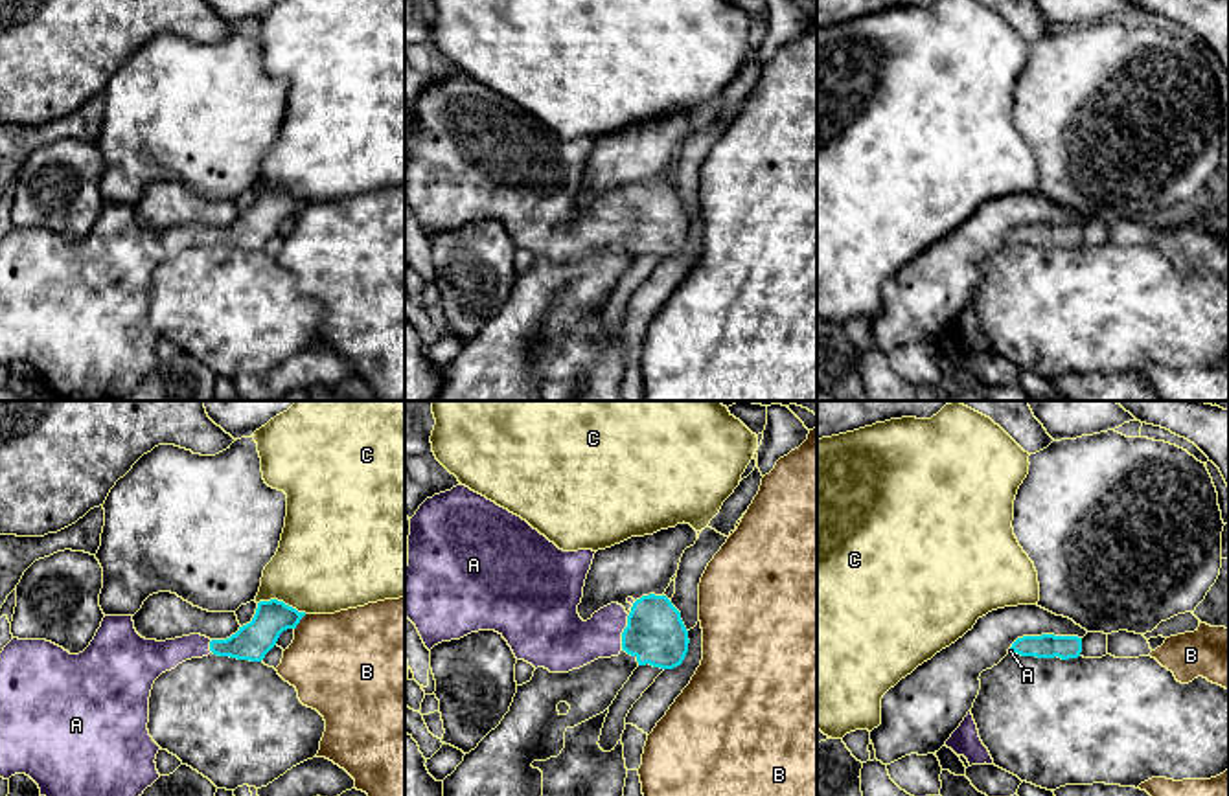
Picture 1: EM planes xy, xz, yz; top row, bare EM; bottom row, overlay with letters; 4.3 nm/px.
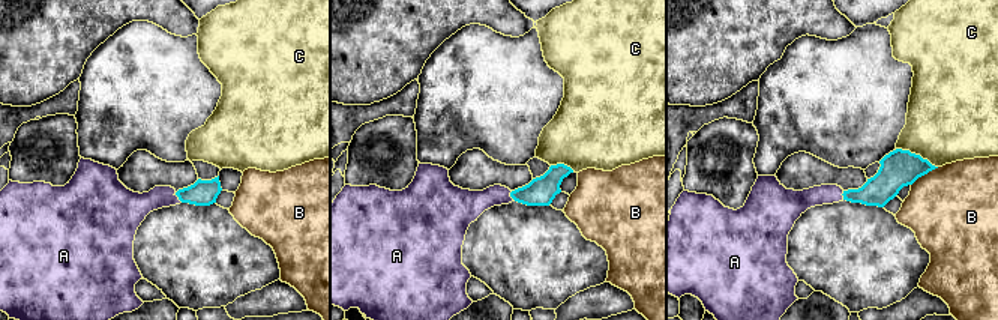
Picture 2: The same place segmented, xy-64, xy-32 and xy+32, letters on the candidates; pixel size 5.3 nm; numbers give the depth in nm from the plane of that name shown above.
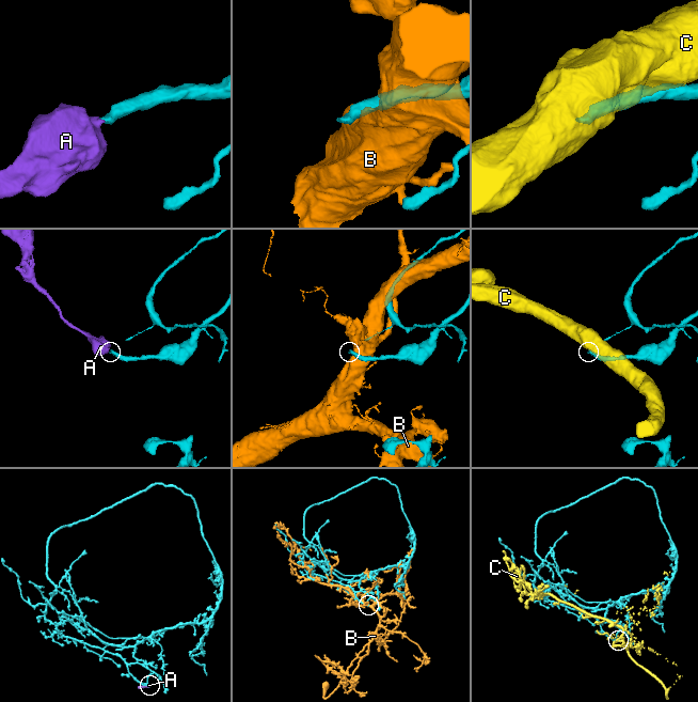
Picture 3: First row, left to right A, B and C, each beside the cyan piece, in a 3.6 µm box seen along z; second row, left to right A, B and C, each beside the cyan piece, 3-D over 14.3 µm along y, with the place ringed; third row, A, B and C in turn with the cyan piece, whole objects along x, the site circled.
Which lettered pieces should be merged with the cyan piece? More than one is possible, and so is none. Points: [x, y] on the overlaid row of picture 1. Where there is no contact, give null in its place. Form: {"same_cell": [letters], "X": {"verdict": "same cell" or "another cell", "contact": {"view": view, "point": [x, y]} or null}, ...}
{"same_cell": ["A"], "A": {"verdict": "same cell", "contact": {"view": "xz", "point": [624, 631]}}, "B": {"verdict": "another cell", "contact": {"view": "xy", "point": [298, 622]}}, "C": {"verdict": "another cell", "contact": {"view": "xy", "point": [282, 602]}}}

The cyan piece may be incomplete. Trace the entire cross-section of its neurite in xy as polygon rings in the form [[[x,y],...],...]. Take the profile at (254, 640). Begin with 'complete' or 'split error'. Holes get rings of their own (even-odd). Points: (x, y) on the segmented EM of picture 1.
split error; [[[259,601],[252,621],[226,640],[190,634],[166,642],[142,638],[132,616],[105,616],[94,640],[79,654],[46,640],[13,638],[0,653],[0,778],[26,774],[39,785],[40,796],[142,796],[160,778],[155,763],[160,746],[147,730],[155,680],[178,664],[210,653],[261,662],[280,634],[296,629],[304,616],[283,601]]]

